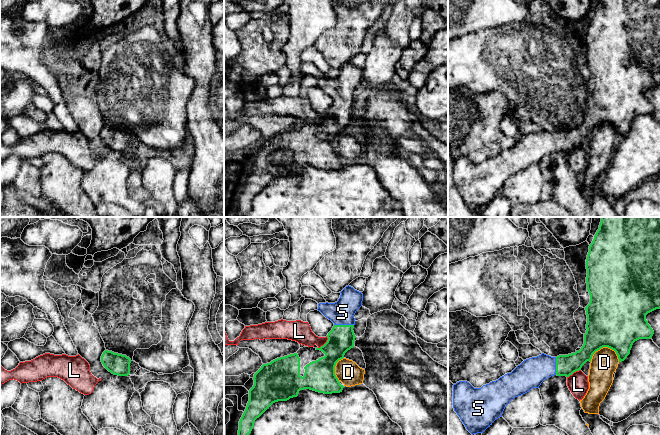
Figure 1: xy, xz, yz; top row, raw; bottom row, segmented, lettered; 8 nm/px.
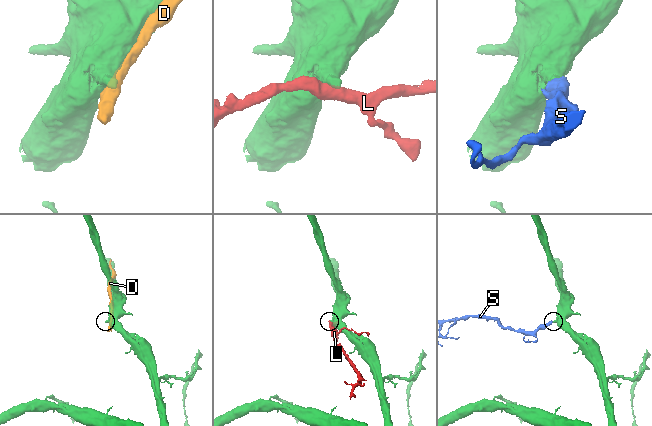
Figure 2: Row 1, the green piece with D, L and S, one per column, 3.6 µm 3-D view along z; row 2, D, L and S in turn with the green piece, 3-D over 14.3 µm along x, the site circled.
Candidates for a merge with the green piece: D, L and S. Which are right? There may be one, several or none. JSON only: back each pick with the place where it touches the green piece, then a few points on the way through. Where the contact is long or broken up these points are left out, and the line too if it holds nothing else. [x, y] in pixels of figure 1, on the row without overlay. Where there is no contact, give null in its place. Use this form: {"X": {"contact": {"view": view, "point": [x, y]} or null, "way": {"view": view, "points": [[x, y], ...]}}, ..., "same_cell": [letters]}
{"S": {"contact": {"view": "xz", "point": [344, 101]}}, "same_cell": ["S"]}

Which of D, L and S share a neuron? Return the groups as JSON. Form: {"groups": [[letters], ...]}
{"groups": [["D"], ["L"], ["S"]]}

